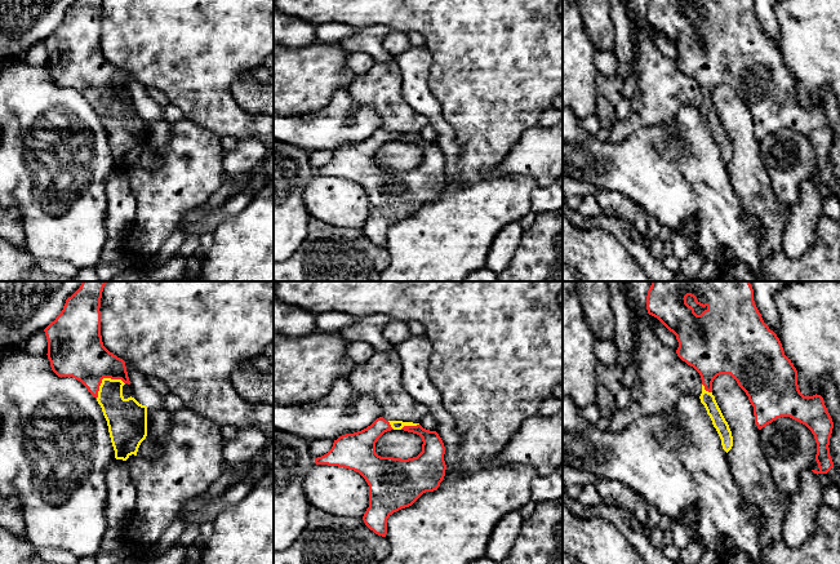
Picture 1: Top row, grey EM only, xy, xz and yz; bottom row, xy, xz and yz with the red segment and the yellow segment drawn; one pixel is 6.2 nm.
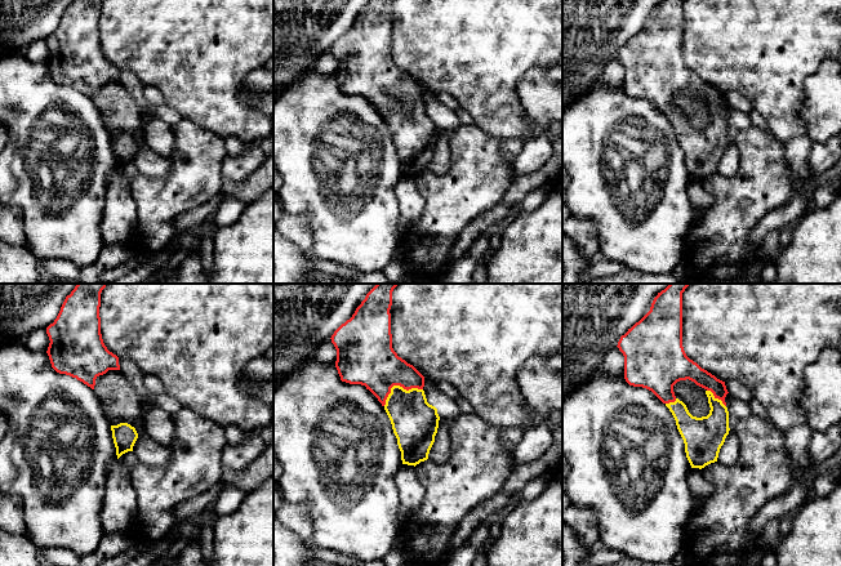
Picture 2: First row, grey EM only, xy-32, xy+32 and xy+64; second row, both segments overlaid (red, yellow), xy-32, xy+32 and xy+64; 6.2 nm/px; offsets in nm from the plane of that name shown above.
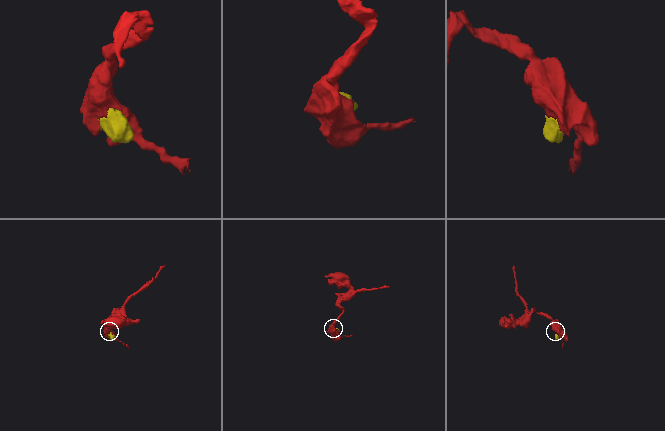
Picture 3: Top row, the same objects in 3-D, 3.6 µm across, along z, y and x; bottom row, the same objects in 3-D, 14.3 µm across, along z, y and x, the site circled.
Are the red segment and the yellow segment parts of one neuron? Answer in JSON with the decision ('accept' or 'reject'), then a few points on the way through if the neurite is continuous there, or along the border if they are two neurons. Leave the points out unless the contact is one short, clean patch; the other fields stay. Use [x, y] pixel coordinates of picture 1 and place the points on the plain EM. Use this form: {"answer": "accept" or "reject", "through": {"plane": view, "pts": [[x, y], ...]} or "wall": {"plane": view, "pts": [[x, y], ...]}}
{"answer": "accept"}

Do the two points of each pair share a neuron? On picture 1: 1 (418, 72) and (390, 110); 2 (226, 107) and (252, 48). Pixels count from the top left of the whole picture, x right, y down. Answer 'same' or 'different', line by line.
1: different
2: same

